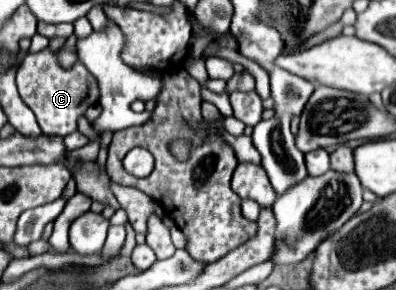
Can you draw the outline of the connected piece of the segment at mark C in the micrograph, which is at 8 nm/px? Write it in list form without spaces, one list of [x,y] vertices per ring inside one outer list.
[[[44,49],[34,55],[26,55],[22,61],[18,73],[16,73],[16,85],[18,93],[24,99],[24,103],[34,111],[38,125],[42,133],[46,135],[68,135],[76,131],[76,119],[86,113],[90,105],[94,105],[100,97],[96,79],[80,65],[80,61],[72,69],[62,69],[58,65],[56,53],[50,49]]]

